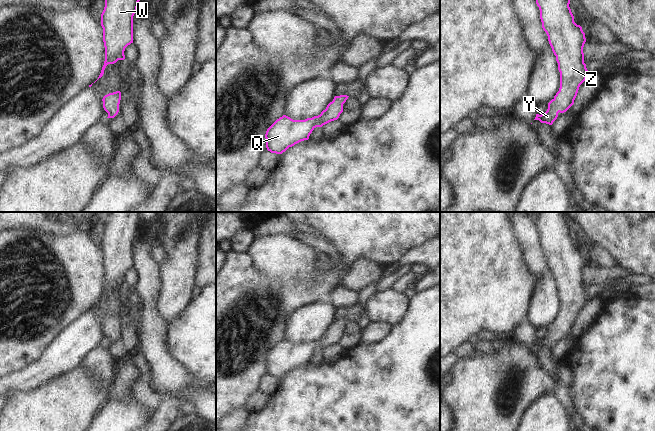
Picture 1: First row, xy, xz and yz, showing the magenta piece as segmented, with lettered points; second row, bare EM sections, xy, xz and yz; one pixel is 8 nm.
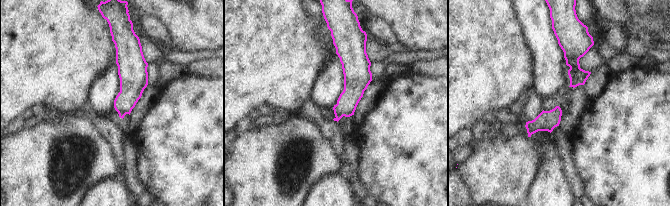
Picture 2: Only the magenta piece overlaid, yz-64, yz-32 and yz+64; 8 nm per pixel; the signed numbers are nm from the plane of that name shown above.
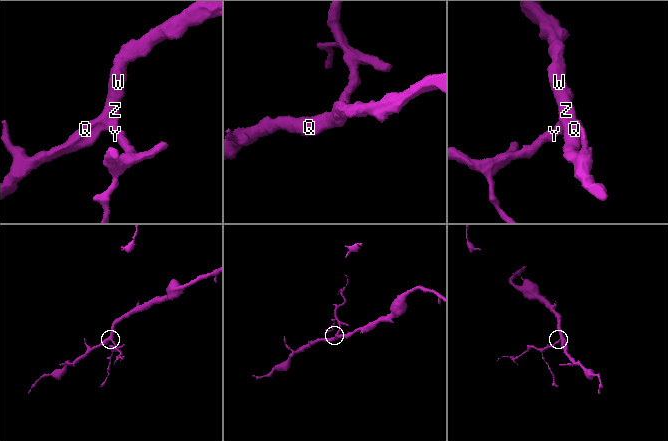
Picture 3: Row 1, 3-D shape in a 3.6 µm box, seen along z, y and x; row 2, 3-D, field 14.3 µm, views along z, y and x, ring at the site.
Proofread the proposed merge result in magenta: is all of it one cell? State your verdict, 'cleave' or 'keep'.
keep

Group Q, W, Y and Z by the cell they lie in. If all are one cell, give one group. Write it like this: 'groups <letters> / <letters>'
groups Q W Y Z

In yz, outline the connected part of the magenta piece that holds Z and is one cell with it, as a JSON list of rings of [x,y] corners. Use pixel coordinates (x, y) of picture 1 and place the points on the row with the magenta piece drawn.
[[[536,0],[536,4],[558,63],[560,88],[548,103],[547,111],[536,114],[534,120],[552,125],[559,112],[566,112],[574,104],[580,85],[588,77],[583,53],[586,38],[582,27],[574,22],[570,0]]]

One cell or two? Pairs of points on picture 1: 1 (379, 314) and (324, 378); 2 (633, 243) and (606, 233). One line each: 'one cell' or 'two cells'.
1: two cells
2: one cell

